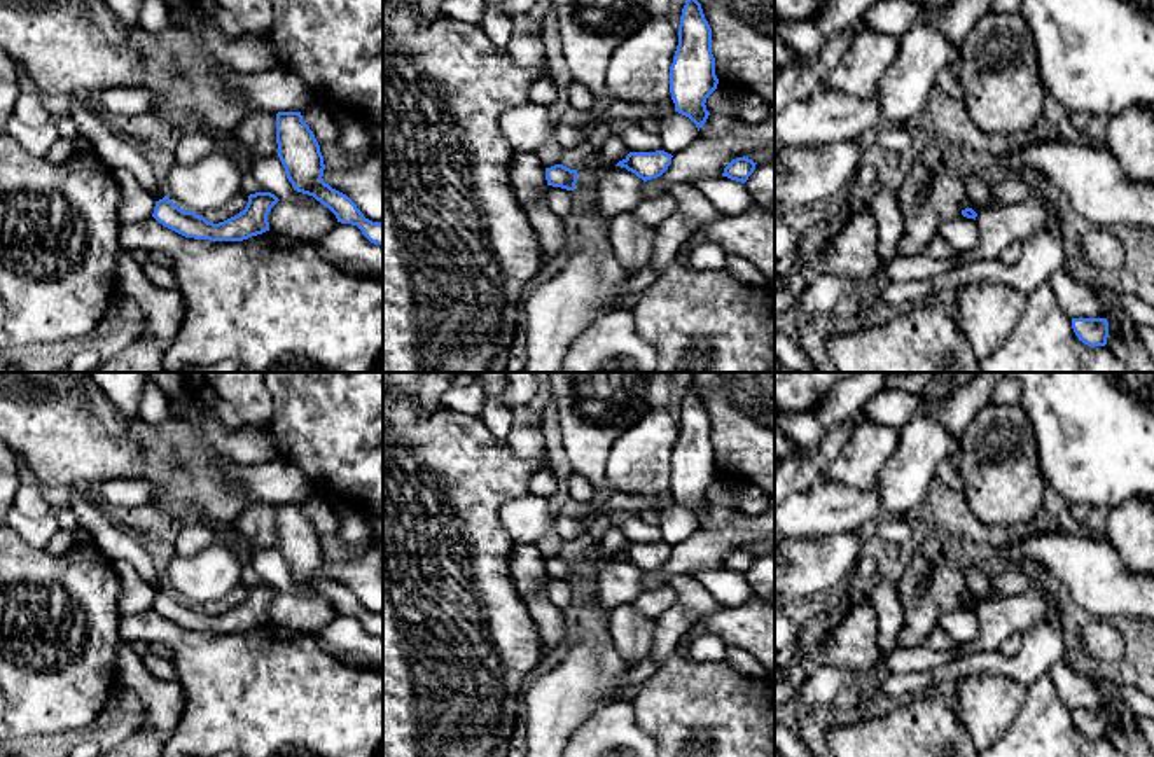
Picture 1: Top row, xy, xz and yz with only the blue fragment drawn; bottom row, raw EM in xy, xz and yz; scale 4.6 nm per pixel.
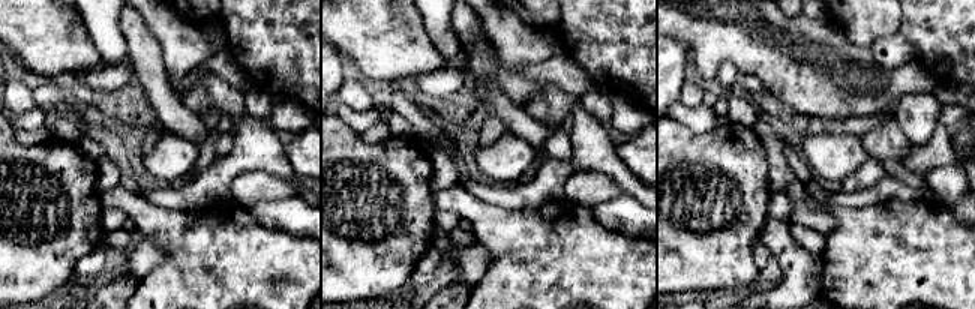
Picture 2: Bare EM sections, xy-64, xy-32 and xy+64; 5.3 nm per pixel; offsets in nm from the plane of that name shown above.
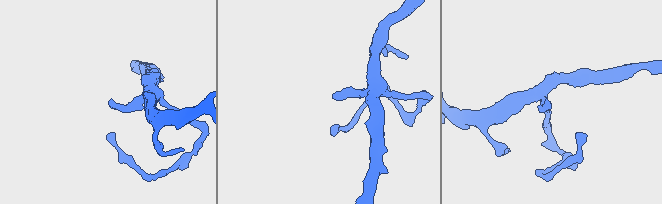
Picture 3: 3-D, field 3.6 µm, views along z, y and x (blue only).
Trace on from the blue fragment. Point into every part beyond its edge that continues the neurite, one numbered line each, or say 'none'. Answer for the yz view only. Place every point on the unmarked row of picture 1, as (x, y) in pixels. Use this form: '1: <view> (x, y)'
none

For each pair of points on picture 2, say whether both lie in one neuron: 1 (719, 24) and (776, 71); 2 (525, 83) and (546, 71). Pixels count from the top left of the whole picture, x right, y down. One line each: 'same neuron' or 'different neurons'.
1: same neuron
2: same neuron

